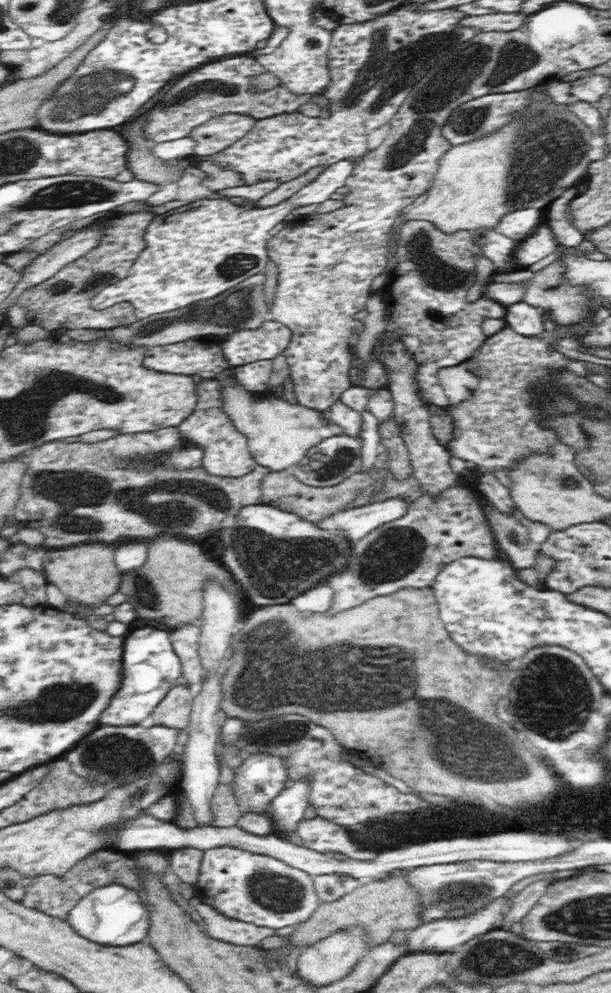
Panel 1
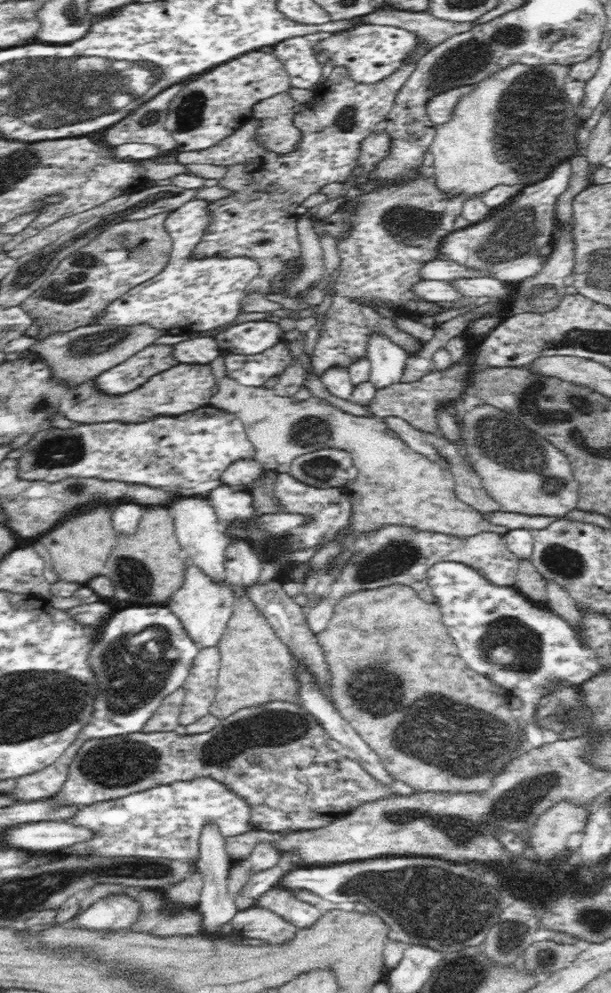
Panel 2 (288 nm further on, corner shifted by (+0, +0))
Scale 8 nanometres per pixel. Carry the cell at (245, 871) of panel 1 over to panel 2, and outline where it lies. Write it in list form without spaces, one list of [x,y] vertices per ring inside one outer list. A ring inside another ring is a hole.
[[[276,886],[272,890],[268,890],[266,894],[262,894],[262,898],[258,898],[254,906],[266,908],[266,910],[282,916],[286,922],[298,926],[300,930],[312,928],[324,916],[316,908],[316,904],[302,902],[294,896],[292,890],[282,890]]]

